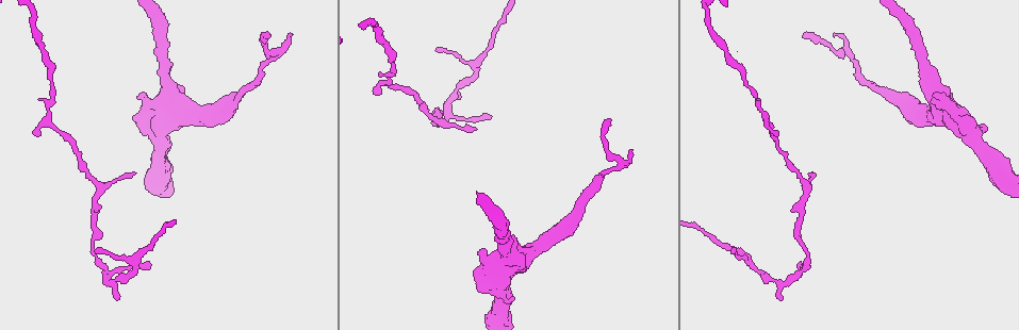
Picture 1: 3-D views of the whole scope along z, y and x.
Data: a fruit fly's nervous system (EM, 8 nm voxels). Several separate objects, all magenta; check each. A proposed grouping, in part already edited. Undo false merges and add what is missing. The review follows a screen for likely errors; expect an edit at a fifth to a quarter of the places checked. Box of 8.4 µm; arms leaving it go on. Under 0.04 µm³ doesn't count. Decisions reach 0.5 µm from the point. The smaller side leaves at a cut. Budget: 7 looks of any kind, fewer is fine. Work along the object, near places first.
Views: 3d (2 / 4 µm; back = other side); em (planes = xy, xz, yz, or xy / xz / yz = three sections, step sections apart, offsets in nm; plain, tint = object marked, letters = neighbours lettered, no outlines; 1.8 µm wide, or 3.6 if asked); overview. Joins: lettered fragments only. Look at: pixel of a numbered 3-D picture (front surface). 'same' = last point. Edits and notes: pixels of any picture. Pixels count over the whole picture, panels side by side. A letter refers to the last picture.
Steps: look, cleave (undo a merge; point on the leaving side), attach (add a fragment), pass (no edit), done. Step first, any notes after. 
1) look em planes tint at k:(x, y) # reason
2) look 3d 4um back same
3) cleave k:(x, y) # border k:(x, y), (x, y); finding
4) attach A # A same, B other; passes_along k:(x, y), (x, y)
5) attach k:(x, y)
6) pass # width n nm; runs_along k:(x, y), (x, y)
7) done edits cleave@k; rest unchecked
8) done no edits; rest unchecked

look 3d 2um at 1:(32, 132) # free end

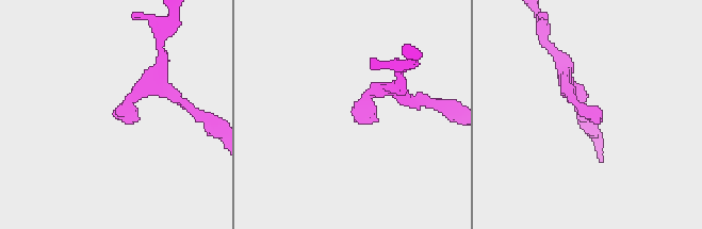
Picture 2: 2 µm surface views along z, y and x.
look em planes letters at 2:(115, 108)

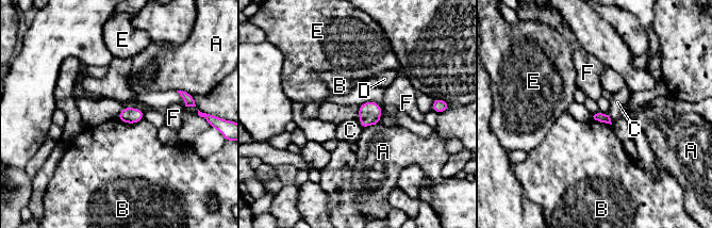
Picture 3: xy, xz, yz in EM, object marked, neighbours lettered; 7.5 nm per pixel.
pass # A other, B other, C other, D other, E other, F other; border 3:(117, 118), (127, 123), (143, 119); no lettered fragment goes on from it

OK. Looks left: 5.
look em planes letters at 1:(489, 281) # calibre changes

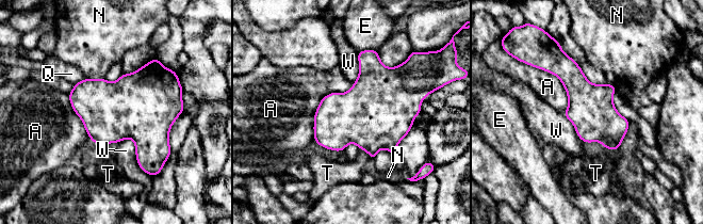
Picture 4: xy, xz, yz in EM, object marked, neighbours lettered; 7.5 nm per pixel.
pass # A other, E other, N other, Q other, T other, W other; border 4:(119, 141), (152, 176); continuous, no second cell

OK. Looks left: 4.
look em planes letters at 1:(268, 38) # branch stops here

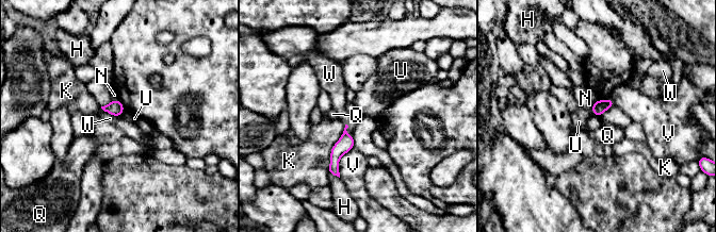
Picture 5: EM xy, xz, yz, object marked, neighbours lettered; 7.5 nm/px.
pass # longest_contact K 400 nm; H other, K other, N other, Q other, U other, V other, W other; border 5:(345, 123), (346, 131), (352, 135); none of them fits

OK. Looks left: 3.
done no edits; rest unchecked

